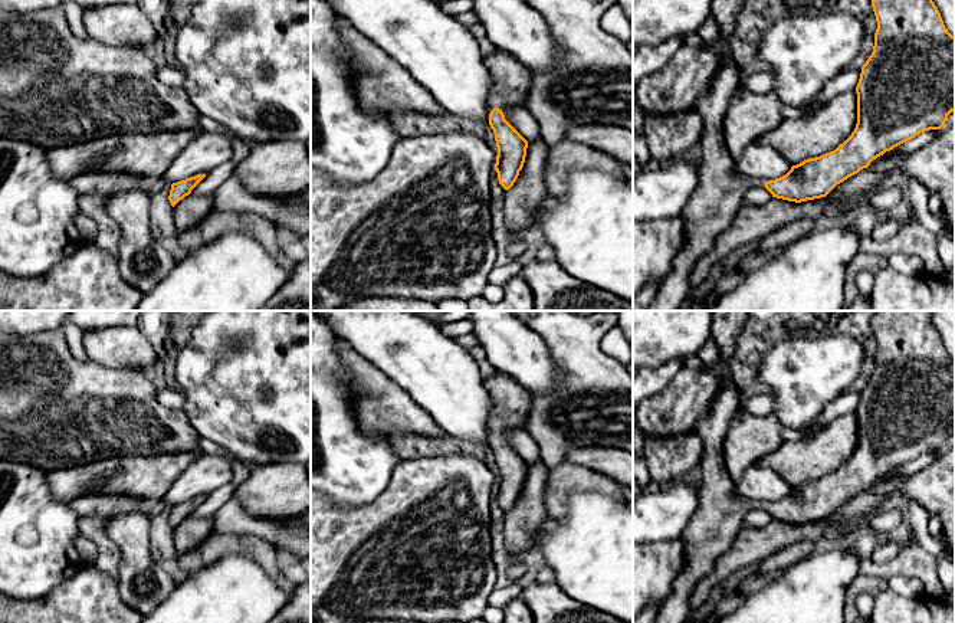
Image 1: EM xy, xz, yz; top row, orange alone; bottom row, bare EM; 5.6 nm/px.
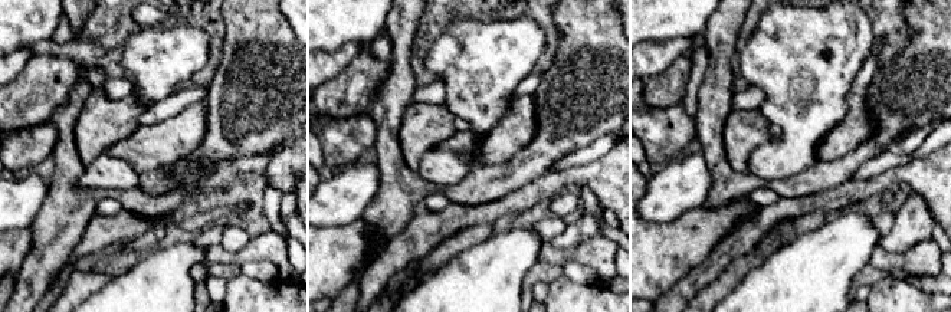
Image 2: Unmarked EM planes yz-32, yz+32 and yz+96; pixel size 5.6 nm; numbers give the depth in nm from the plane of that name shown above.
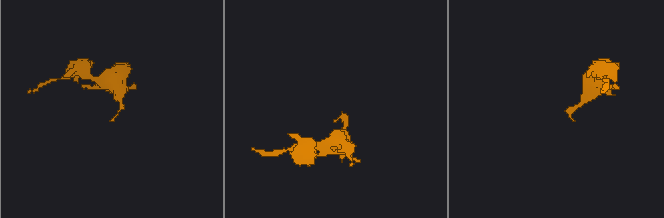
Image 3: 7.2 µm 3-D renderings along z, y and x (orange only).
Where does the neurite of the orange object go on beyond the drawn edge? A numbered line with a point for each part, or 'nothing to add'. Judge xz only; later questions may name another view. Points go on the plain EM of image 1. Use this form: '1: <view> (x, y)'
1: xz (511, 409)

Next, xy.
nothing to add

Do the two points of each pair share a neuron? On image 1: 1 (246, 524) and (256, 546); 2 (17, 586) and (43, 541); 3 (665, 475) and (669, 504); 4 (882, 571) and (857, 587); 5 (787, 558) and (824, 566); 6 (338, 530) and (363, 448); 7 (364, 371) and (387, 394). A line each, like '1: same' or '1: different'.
1: different
2: same
3: different
4: different
5: different
6: different
7: same

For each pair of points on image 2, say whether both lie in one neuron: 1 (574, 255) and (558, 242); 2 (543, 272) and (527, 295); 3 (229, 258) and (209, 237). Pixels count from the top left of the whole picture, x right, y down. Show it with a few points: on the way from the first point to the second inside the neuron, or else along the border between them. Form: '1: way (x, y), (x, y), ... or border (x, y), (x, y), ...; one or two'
1: border (597, 235), (569, 248), (554, 248), (548, 242); two
2: way (537, 275), (527, 289); one
3: border (219, 243), (207, 249); two

